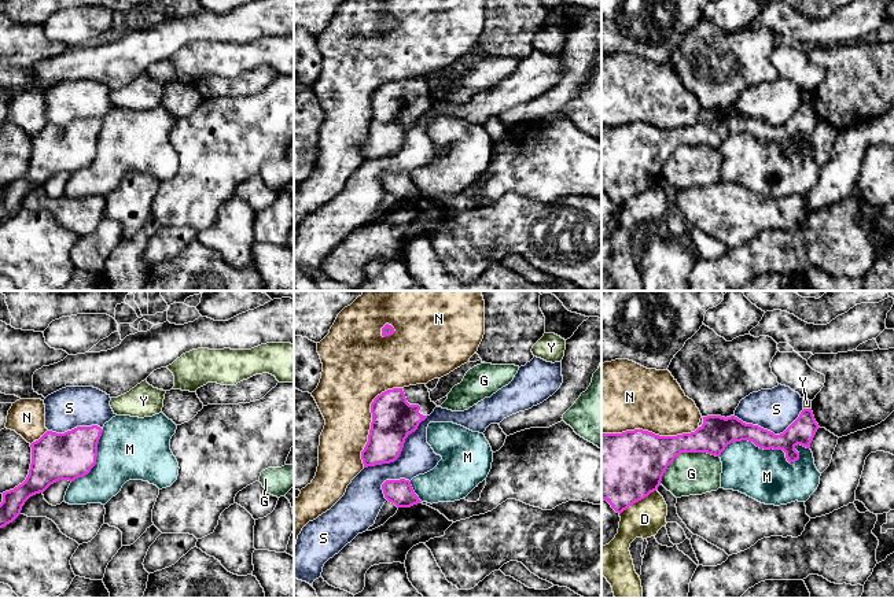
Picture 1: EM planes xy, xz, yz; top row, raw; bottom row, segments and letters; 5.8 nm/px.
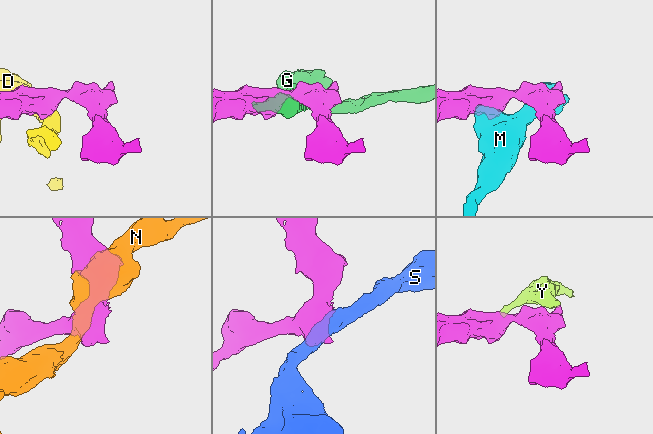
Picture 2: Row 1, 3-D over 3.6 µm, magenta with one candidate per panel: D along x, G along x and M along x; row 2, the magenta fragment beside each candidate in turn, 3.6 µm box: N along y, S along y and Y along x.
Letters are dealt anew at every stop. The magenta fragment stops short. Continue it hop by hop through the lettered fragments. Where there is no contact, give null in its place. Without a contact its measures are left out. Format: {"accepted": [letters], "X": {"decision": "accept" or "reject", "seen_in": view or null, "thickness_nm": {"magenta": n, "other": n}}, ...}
{"accepted": [], "D": {"decision": "reject", "seen_in": "yz", "thickness_nm": {"magenta": 420, "other": 220}}, "G": {"decision": "reject", "seen_in": "yz", "thickness_nm": {"magenta": 300, "other": 260}}, "M": {"decision": "reject", "seen_in": "yz", "thickness_nm": {"magenta": 150, "other": 300}}, "N": {"decision": "reject", "seen_in": "yz", "thickness_nm": {"magenta": 400, "other": 400}}, "S": {"decision": "reject", "seen_in": "xz", "thickness_nm": {"magenta": 260, "other": 200}}, "Y": {"decision": "reject", "seen_in": "yz", "thickness_nm": {"magenta": 150, "other": 50}}}

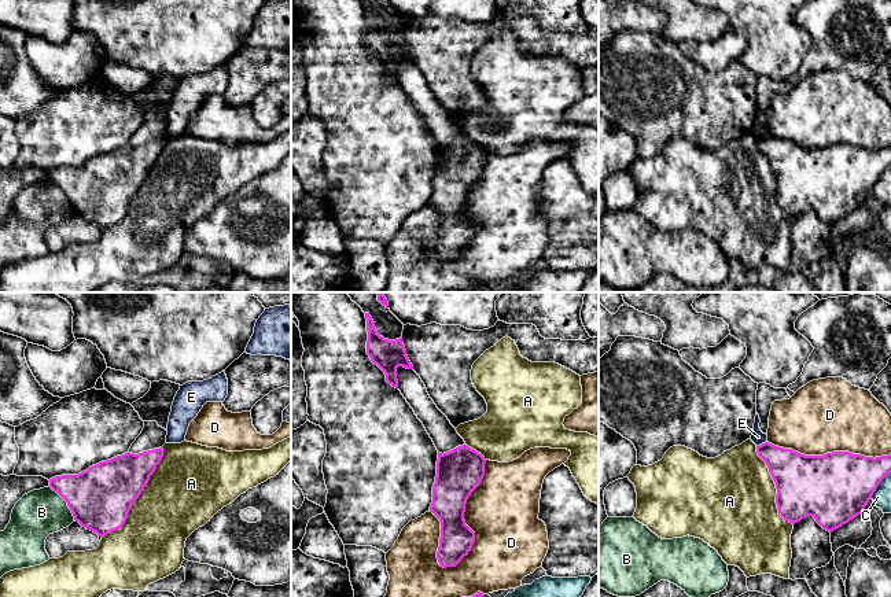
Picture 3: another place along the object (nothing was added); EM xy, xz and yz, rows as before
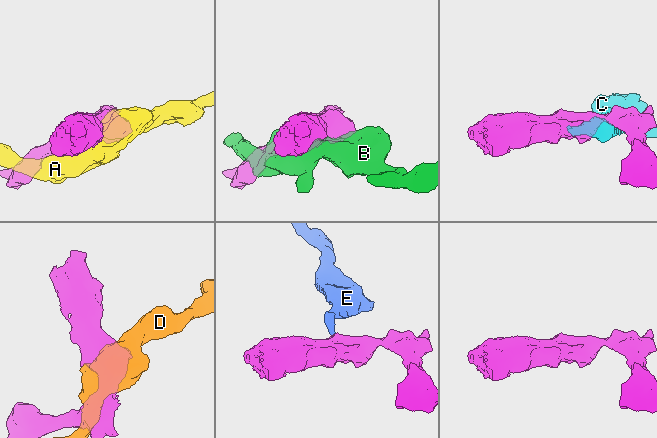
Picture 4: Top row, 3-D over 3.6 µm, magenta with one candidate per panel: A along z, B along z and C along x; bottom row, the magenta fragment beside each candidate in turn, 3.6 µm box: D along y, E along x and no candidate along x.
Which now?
{"accepted": [], "A": {"decision": "reject", "seen_in": "xy", "thickness_nm": {"magenta": 360, "other": 420}}, "B": {"decision": "reject", "seen_in": "xy", "thickness_nm": {"magenta": 360, "other": 280}}, "C": {"decision": "reject", "seen_in": "yz", "thickness_nm": {"magenta": 400, "other": 110}}, "D": {"decision": "reject", "seen_in": "xz", "thickness_nm": {"magenta": 240, "other": 420}}, "E": {"decision": "reject", "seen_in": "yz", "thickness_nm": {"magenta": 240, "other": 80}}}

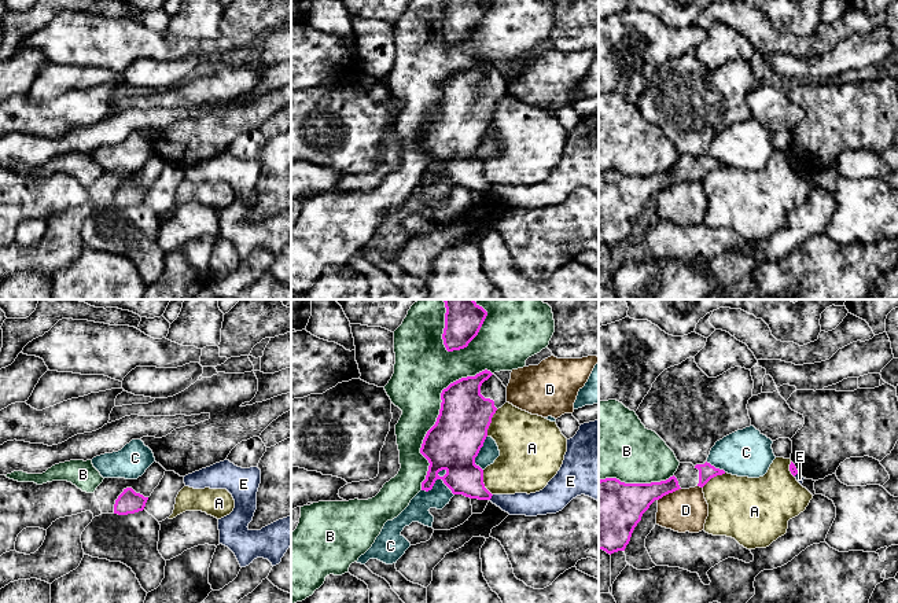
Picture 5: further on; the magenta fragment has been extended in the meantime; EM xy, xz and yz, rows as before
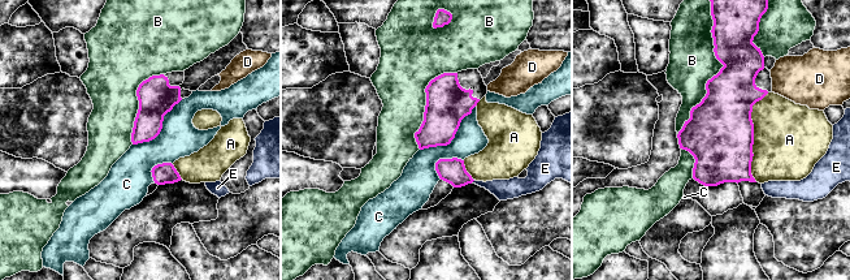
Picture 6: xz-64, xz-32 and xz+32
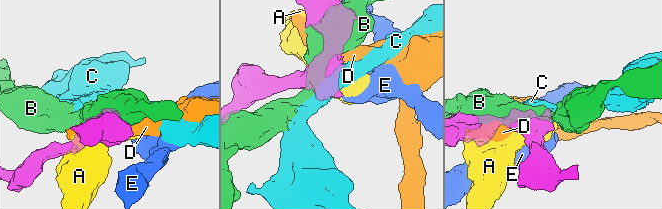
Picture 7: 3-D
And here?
{"accepted": [], "A": {"decision": "reject", "seen_in": "xz", "thickness_nm": {"magenta": 320, "other": 340}}, "B": {"decision": "reject", "seen_in": "xz", "thickness_nm": {"magenta": 320, "other": 300}}, "C": {"decision": "reject", "seen_in": "xz", "thickness_nm": {"magenta": 320, "other": 130}}, "D": {"decision": "reject", "seen_in": "yz", "thickness_nm": {"magenta": 220, "other": 260}}, "E": {"decision": "reject", "seen_in": "xz", "thickness_nm": {"magenta": 200, "other": 130}}}

